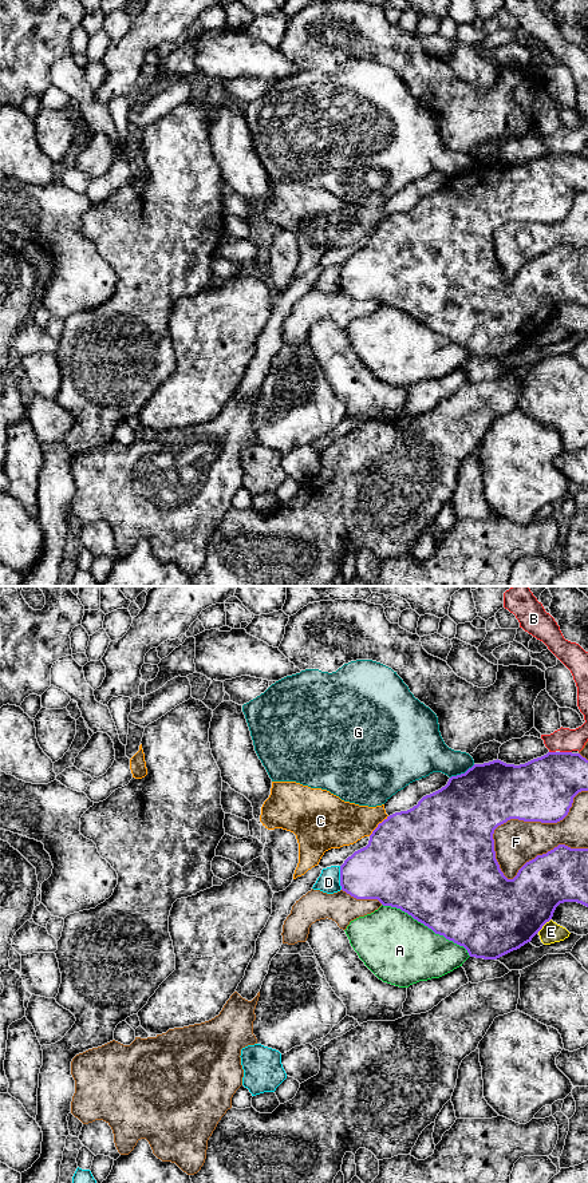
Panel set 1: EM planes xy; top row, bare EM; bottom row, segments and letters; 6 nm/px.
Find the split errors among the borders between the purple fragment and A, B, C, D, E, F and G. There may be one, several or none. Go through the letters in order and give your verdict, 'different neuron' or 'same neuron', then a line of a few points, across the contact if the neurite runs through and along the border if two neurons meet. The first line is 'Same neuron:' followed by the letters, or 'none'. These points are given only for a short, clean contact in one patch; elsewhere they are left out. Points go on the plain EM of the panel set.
Same neuron: none
A: different neuron
B: different neuron
C: different neuron
D: different neuron; line xy (339, 266), (339, 285), (342, 289)
E: different neuron; line xy (551, 319), (537, 332)
F: different neuron
G: different neuron

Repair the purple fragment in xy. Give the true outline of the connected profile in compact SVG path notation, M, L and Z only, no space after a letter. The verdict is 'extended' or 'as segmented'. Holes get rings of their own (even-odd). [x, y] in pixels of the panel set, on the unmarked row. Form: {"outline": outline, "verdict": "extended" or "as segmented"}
{"outline": "M548 153L541 158L520 166L506 165L498 159L484 165L474 165L465 174L451 177L447 185L441 190L423 197L413 209L395 213L379 223L370 236L368 245L355 252L340 266L342 290L356 300L378 300L383 306L400 309L418 323L431 329L435 335L443 336L446 340L463 347L470 357L497 360L530 343L542 327L552 320L553 313L560 304L577 302L588 308L588 249L571 249L565 245L559 245L546 254L537 256L534 260L526 262L513 280L508 280L496 260L493 240L494 230L510 219L557 223L568 215L573 198L581 191L588 191L588 161L580 154Z", "verdict": "as segmented"}

